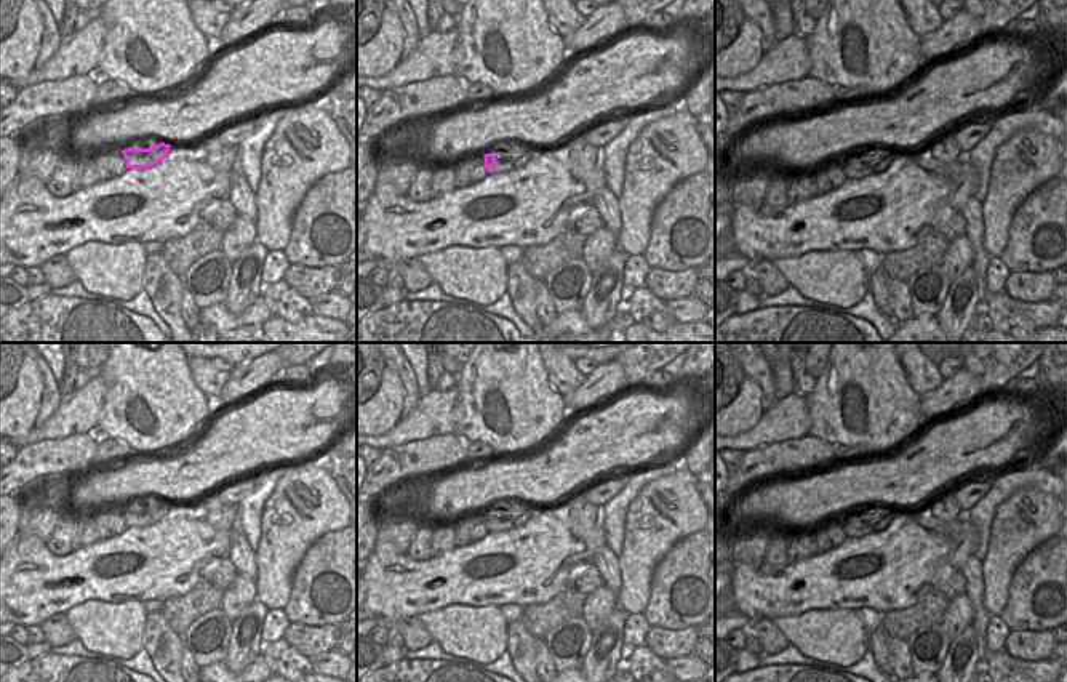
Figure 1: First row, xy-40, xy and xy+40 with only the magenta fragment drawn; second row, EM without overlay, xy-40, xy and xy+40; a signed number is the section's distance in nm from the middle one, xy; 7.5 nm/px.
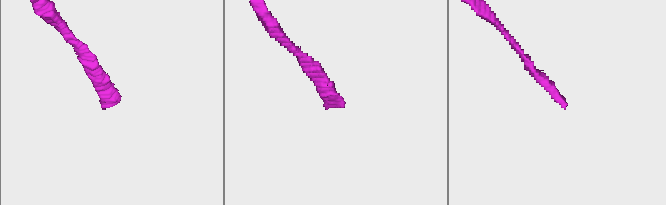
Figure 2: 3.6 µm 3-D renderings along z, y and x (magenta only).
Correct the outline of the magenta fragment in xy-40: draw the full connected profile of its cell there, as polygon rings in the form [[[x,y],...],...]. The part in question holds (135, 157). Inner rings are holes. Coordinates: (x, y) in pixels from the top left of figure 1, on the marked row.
[[[160,142],[158,146],[152,146],[149,149],[128,147],[122,150],[122,154],[126,160],[126,168],[146,168],[166,158],[170,147],[170,144]]]

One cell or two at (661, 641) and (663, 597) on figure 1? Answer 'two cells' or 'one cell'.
two cells

